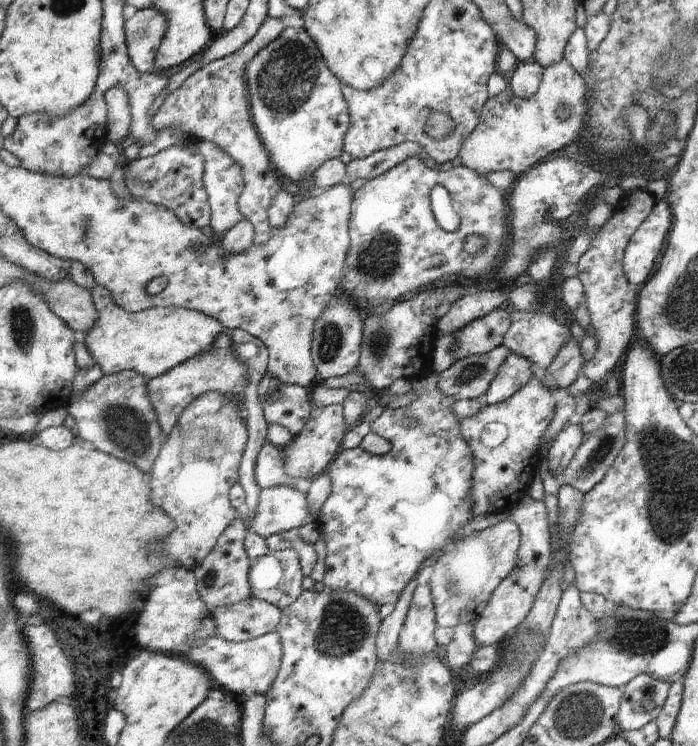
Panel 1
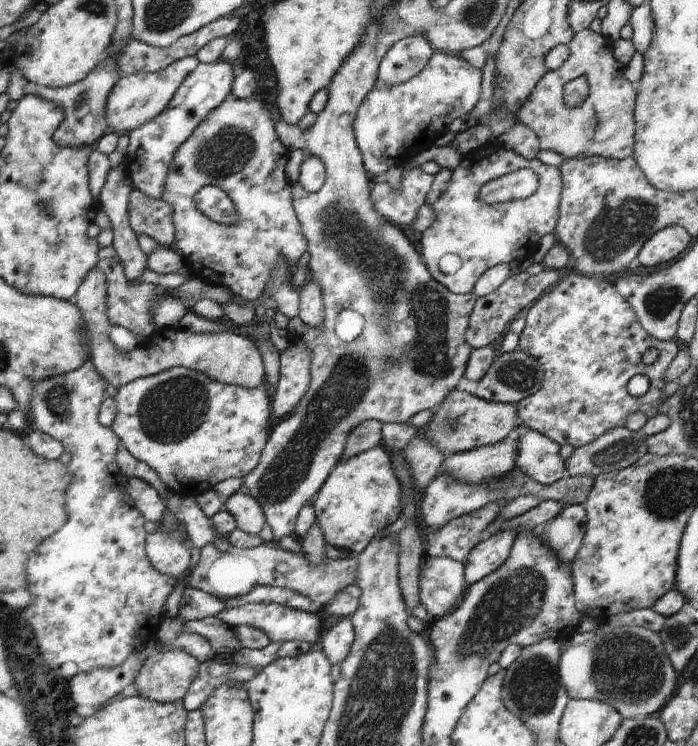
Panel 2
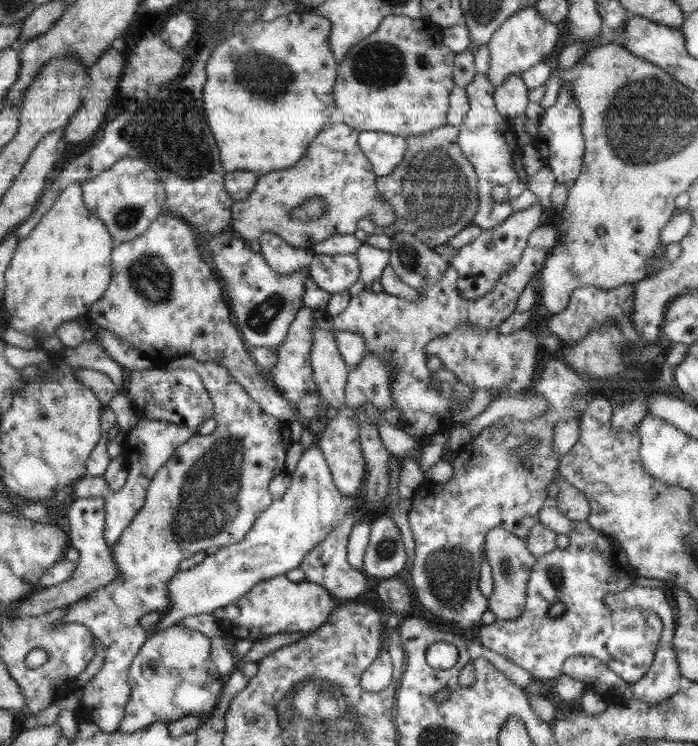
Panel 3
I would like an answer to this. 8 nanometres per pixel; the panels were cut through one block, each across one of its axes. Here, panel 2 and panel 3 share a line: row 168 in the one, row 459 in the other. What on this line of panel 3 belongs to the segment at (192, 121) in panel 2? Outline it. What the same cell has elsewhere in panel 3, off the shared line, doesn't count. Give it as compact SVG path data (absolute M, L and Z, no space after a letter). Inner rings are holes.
M141 419L125 434L125 443L123 446L123 457L126 459L128 466L128 476L124 486L118 492L107 492L104 495L104 510L106 532L104 539L108 544L113 545L118 542L118 538L130 526L136 513L143 507L146 500L147 490L151 478L156 472L165 466L166 462L175 454L175 450L196 435L196 431L190 431L188 427L180 427L176 424L162 422L155 419Z

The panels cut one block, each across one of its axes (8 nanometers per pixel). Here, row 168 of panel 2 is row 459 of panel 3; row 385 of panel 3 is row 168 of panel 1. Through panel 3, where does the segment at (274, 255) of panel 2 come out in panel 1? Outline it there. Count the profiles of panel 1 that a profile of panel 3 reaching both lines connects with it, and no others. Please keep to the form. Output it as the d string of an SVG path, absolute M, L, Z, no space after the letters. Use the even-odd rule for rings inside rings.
M200 140L190 144L190 148L202 154L204 168L204 190L211 208L211 221L208 230L217 237L223 237L230 228L234 228L244 218L240 212L238 198L244 188L244 178L240 164L236 164L228 154L222 152L216 144Z

